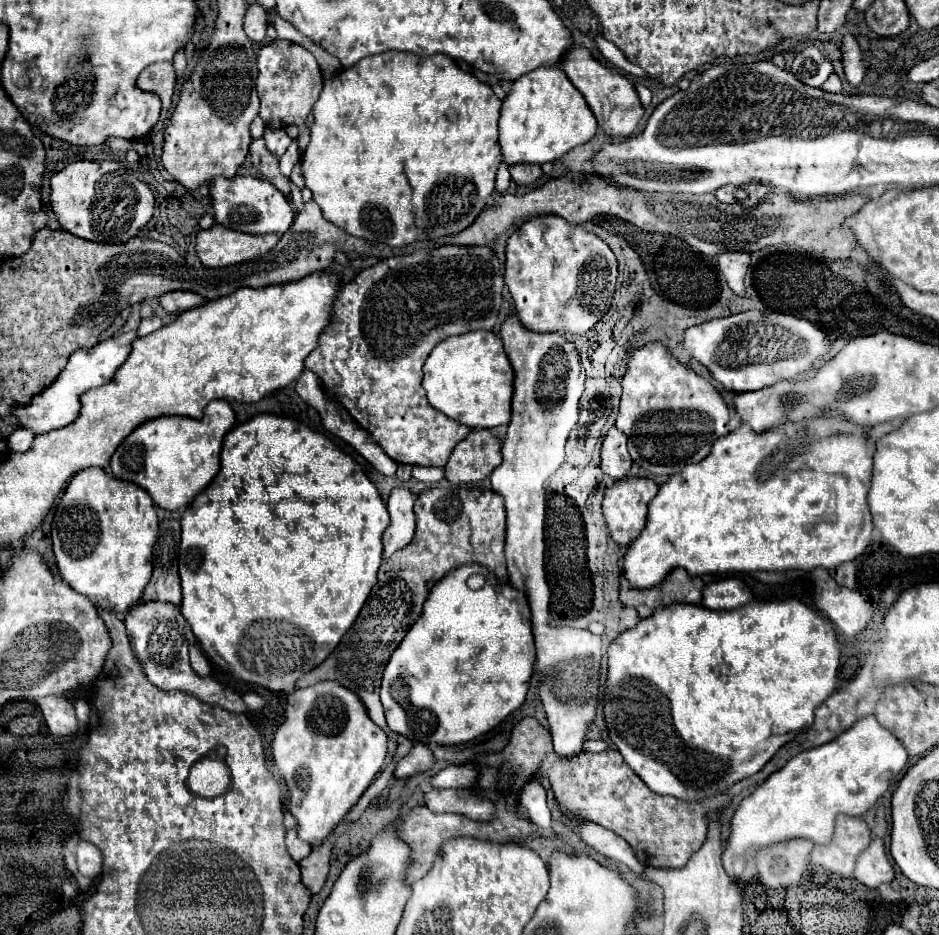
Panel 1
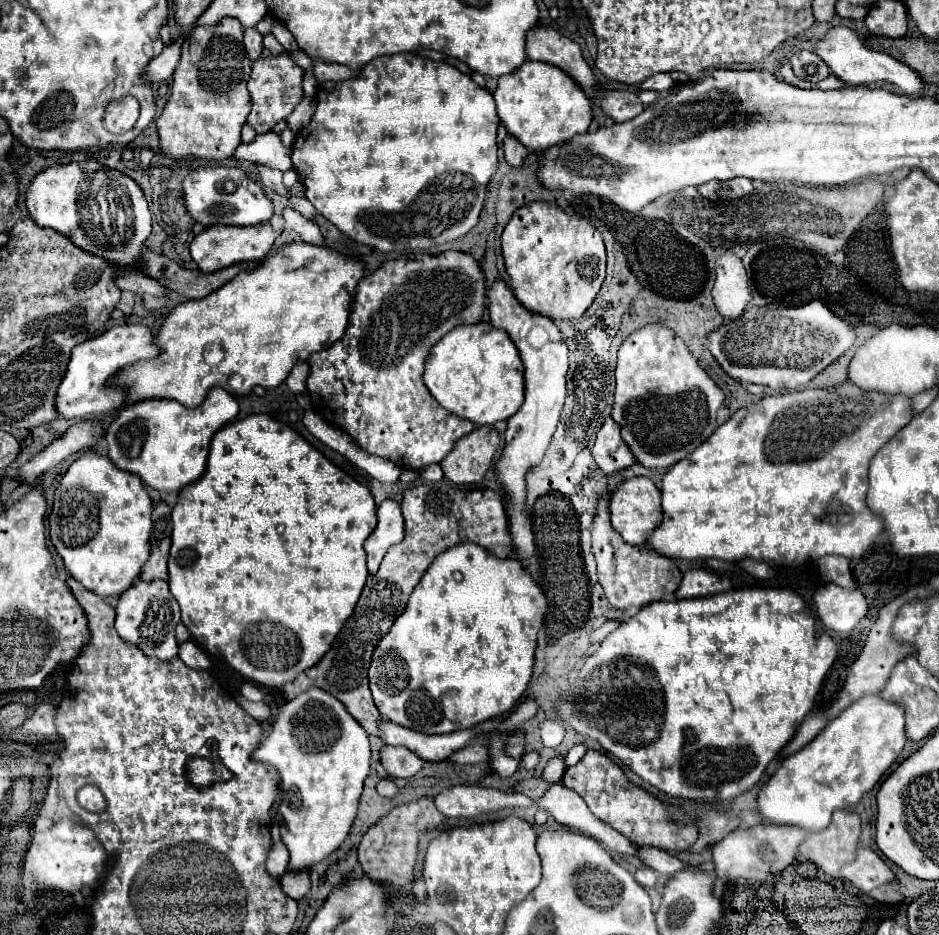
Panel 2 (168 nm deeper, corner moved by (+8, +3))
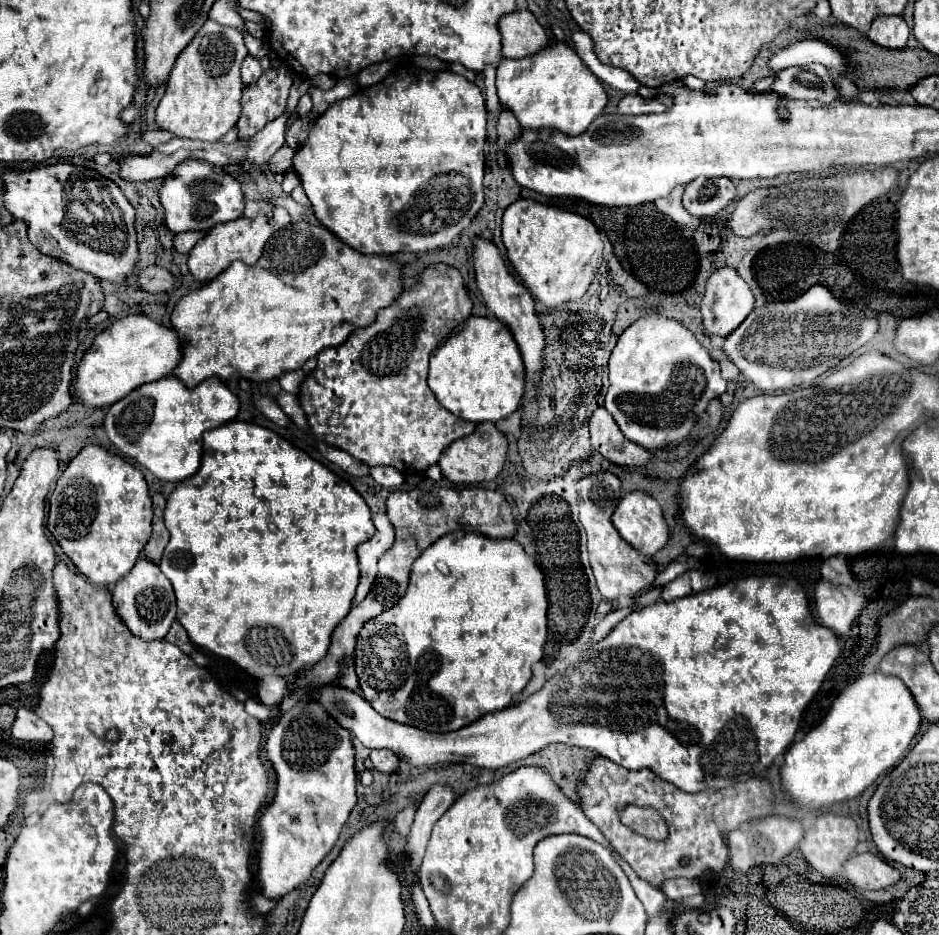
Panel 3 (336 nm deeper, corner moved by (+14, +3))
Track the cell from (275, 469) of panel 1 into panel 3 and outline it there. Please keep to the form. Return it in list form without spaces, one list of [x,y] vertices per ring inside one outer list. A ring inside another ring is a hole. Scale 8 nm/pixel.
[[[230,421],[222,427],[210,429],[204,433],[204,445],[202,445],[202,465],[196,471],[196,475],[188,477],[186,481],[178,483],[176,489],[170,493],[166,511],[164,511],[164,525],[170,533],[170,543],[164,549],[162,561],[160,561],[160,571],[170,579],[174,593],[176,593],[176,603],[178,603],[178,613],[176,619],[182,623],[182,627],[188,631],[192,643],[198,647],[230,659],[238,667],[244,667],[244,671],[250,677],[266,677],[266,675],[278,675],[278,677],[290,677],[294,673],[300,673],[304,667],[310,667],[318,663],[330,645],[330,635],[334,627],[348,615],[354,599],[354,591],[360,579],[360,569],[358,569],[358,559],[356,559],[356,545],[368,540],[374,535],[374,525],[372,525],[372,515],[362,499],[362,495],[342,477],[332,473],[328,467],[322,463],[314,461],[308,453],[302,449],[294,447],[290,441],[282,439],[278,433],[260,427],[256,423],[248,421]]]

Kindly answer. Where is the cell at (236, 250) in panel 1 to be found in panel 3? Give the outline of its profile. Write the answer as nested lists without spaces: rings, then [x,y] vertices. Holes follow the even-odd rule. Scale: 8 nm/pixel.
[[[262,213],[256,215],[254,219],[242,217],[242,219],[230,221],[226,225],[214,225],[214,229],[210,229],[204,235],[204,239],[200,239],[194,245],[194,249],[190,251],[188,269],[196,277],[196,281],[206,283],[206,281],[214,279],[216,275],[220,275],[234,261],[244,261],[248,265],[254,265],[260,259],[262,249],[264,249],[266,241],[270,239],[270,235],[272,235],[272,227],[268,225],[266,215],[262,215]]]

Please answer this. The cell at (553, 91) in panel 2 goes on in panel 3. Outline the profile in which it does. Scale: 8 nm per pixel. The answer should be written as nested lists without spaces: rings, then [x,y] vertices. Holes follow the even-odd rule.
[[[564,43],[524,59],[502,59],[496,71],[496,89],[502,107],[514,113],[522,129],[556,129],[566,135],[584,133],[608,103],[600,79]]]

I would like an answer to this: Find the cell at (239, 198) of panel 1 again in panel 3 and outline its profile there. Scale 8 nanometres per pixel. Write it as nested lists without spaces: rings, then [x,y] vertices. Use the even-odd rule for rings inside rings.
[[[196,159],[178,165],[170,177],[164,179],[160,189],[160,201],[164,207],[164,221],[172,233],[182,231],[208,231],[216,223],[236,221],[244,215],[244,191],[242,183],[228,171],[218,171],[208,163]]]

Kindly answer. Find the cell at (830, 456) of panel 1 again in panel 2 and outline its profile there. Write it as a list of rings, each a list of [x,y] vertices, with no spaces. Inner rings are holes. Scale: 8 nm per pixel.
[[[844,381],[830,389],[804,389],[784,395],[768,395],[754,403],[752,407],[738,409],[724,425],[720,425],[712,437],[696,447],[696,451],[686,457],[684,461],[670,467],[662,479],[662,509],[664,521],[648,539],[648,545],[658,553],[672,557],[672,559],[696,559],[704,561],[708,557],[718,557],[724,561],[740,561],[740,559],[754,559],[754,561],[774,562],[779,567],[800,567],[808,561],[818,561],[824,555],[842,555],[848,559],[862,557],[868,547],[876,541],[876,537],[884,531],[884,523],[876,517],[866,505],[866,491],[868,491],[868,465],[872,457],[882,449],[908,421],[912,419],[912,397],[892,397],[890,393],[876,393],[868,389],[860,389],[850,381]],[[846,443],[854,447],[848,453],[838,455],[838,445]]]

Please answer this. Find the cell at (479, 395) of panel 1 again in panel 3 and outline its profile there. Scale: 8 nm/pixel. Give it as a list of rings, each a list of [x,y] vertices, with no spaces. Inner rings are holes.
[[[470,317],[430,355],[428,387],[442,407],[472,423],[500,421],[520,407],[524,395],[524,363],[514,337],[498,319]]]

